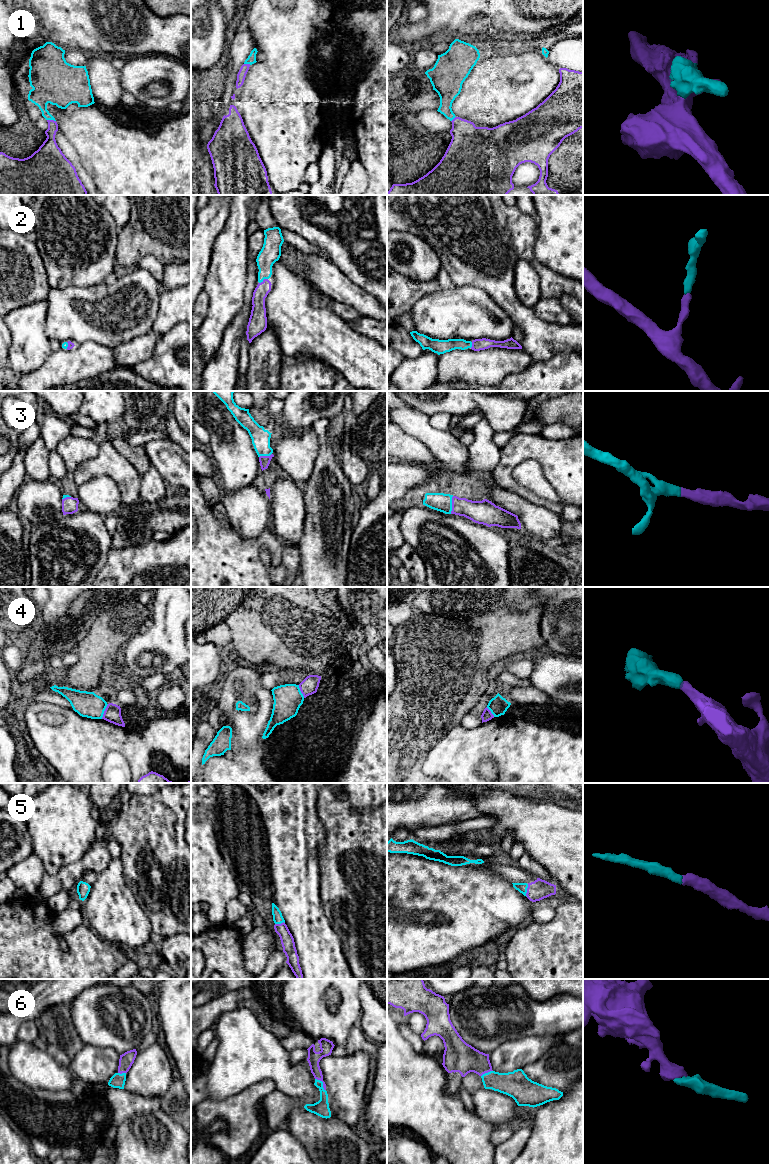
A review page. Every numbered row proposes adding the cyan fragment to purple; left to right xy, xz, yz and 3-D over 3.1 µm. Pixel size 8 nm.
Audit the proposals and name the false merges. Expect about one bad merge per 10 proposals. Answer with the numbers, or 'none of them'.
4

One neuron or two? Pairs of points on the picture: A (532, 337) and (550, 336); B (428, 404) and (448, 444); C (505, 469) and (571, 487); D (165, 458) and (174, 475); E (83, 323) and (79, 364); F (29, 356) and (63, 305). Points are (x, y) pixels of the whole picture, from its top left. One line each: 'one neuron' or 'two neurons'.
A: one neuron
B: two neurons
C: one neuron
D: one neuron
E: two neurons
F: two neurons

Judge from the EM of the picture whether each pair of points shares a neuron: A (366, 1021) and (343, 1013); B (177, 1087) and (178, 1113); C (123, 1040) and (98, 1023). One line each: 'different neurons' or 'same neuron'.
A: different neurons
B: same neuron
C: same neuron

